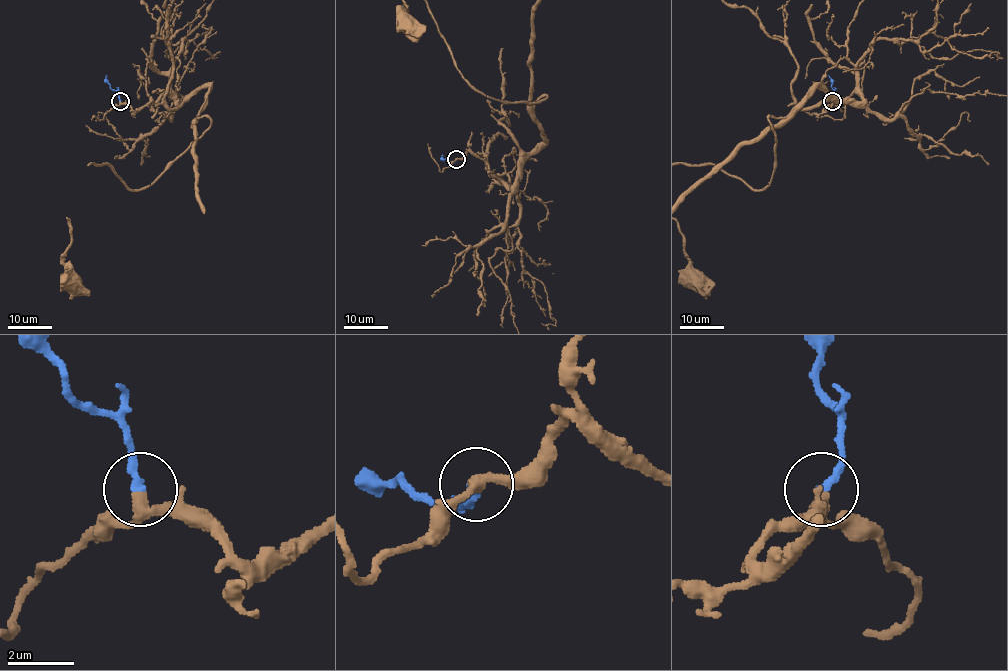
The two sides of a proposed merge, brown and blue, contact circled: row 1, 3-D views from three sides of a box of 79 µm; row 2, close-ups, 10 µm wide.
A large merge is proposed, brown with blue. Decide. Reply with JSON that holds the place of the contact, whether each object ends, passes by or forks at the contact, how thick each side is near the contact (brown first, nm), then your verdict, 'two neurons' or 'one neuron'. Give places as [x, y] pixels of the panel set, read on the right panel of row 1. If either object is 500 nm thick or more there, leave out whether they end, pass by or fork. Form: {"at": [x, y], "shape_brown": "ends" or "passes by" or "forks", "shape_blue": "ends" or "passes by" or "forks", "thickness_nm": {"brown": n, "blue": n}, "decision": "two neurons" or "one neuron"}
{"at": [832, 101], "shape_brown": "passes by", "shape_blue": "ends", "thickness_nm": {"brown": 320, "blue": 280}, "decision": "one neuron"}

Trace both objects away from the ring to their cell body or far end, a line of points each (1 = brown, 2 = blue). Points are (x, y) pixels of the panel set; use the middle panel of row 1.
1: (456, 159), (471, 151), (512, 188), (544, 140), (534, 104), (547, 97), (477, 91)
2: (456, 159), (450, 162), (442, 154)

